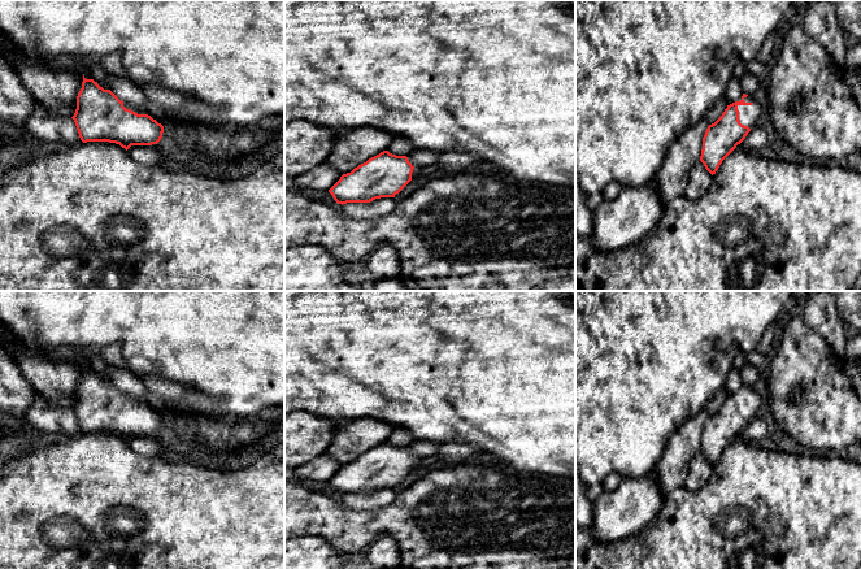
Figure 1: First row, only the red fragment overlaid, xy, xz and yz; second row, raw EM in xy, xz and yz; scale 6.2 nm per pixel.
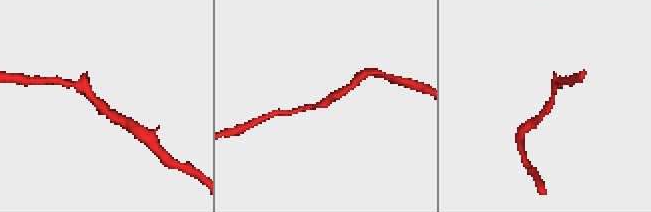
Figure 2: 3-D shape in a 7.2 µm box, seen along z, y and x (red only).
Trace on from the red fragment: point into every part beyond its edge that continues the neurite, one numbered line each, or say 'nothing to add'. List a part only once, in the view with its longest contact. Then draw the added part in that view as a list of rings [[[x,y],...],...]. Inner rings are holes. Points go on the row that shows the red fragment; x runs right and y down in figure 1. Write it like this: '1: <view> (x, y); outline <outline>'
1: yz (748, 114); outline [[[747,96],[743,100],[747,104],[738,105],[739,121],[742,125],[748,126],[749,129],[753,129],[761,113],[761,105],[756,101],[753,96]]]

